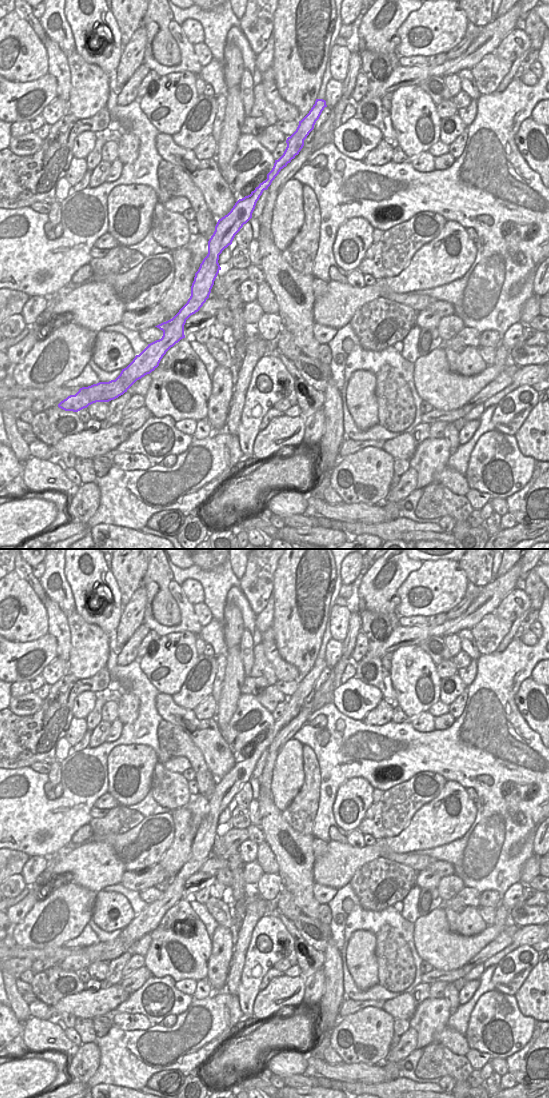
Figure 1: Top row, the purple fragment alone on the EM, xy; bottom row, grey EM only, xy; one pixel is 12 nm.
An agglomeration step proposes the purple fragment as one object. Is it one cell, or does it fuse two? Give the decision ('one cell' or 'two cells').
one cell

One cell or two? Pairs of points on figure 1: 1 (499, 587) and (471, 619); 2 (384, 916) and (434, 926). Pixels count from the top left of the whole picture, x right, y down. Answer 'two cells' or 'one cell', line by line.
1: one cell
2: two cells

